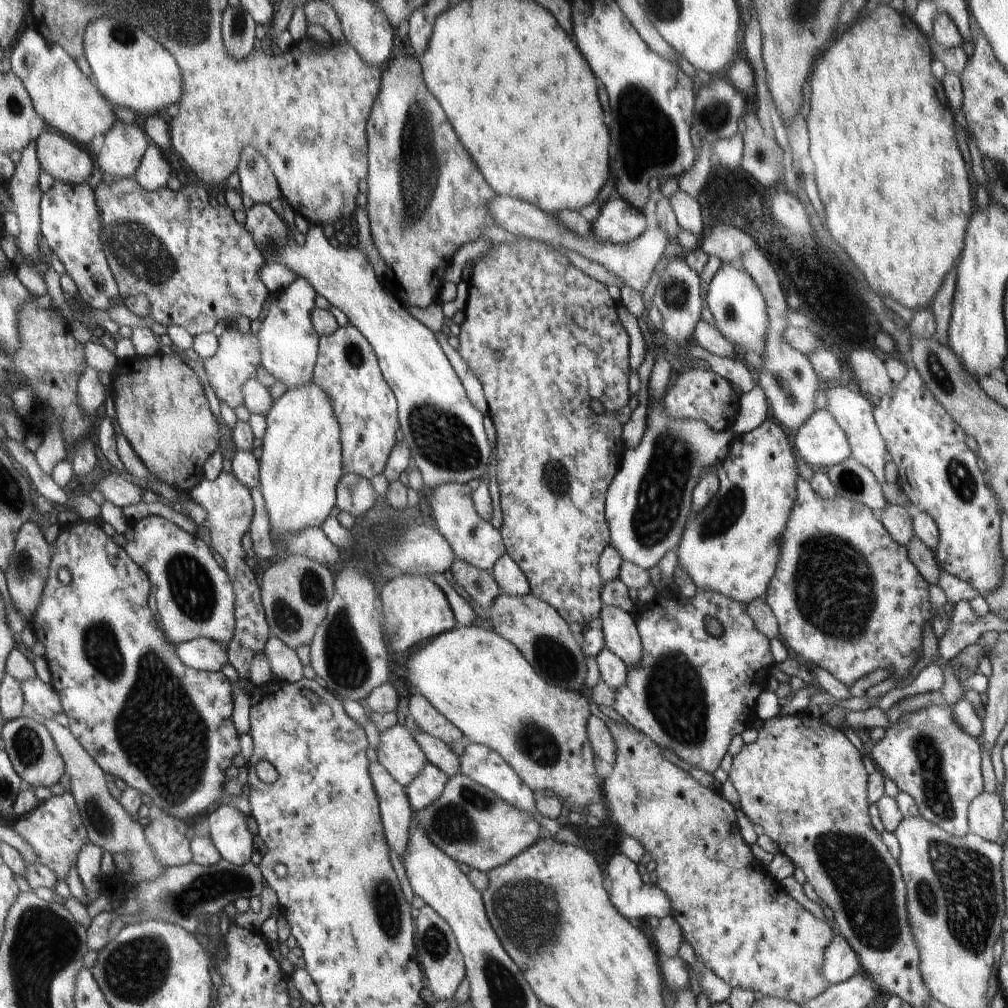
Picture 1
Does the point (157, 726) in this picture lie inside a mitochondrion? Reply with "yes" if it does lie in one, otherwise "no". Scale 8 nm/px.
yes

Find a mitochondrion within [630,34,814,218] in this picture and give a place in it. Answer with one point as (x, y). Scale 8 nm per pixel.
(714, 118)

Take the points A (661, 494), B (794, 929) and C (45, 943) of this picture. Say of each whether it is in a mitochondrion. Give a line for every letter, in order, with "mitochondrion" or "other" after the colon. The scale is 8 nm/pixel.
A: mitochondrion
B: other
C: mitochondrion

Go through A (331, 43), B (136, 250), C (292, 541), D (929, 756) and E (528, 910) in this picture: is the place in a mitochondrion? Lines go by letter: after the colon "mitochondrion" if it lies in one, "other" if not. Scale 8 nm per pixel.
A: other
B: mitochondrion
C: other
D: mitochondrion
E: mitochondrion

